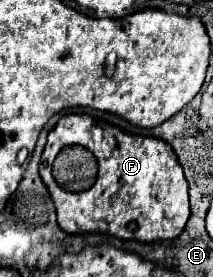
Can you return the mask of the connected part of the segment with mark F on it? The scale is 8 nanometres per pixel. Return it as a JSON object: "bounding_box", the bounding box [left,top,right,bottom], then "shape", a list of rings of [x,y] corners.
{"bounding_box":[43,114,189,242],"shape":[[[71,114],[63,116],[57,126],[53,128],[53,134],[47,138],[47,146],[43,150],[43,162],[45,166],[51,166],[59,150],[67,144],[79,144],[89,148],[99,162],[99,176],[97,182],[87,192],[65,192],[59,184],[45,184],[51,200],[57,208],[57,222],[59,226],[69,234],[79,232],[107,232],[121,240],[139,240],[139,242],[155,242],[155,240],[171,240],[177,238],[183,232],[183,226],[189,218],[189,192],[187,192],[187,180],[183,174],[183,168],[173,152],[173,148],[159,138],[153,136],[135,136],[121,132],[115,126],[99,124],[89,114]]]}

